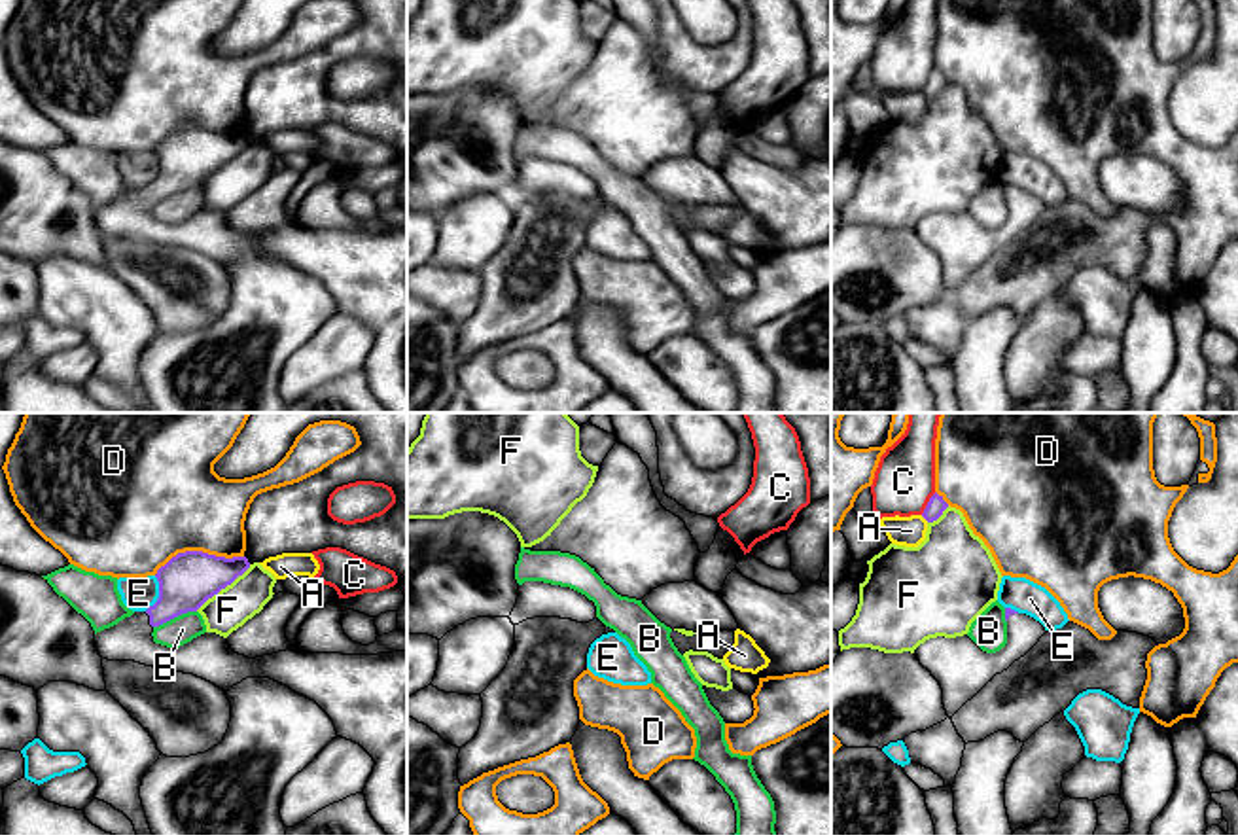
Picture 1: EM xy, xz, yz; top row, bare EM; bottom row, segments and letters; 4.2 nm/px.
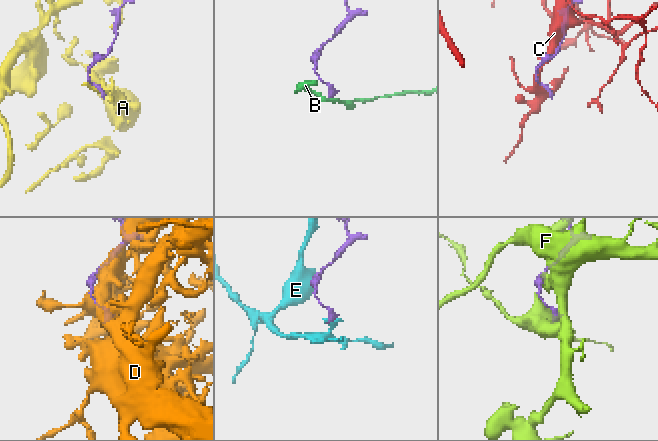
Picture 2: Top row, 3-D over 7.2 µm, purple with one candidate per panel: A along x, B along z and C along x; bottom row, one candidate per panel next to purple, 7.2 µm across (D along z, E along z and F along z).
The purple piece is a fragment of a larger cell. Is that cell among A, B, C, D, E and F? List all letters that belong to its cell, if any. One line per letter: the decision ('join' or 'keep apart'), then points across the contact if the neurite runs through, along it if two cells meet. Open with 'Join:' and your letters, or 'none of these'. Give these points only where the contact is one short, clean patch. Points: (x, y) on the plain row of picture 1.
Join: none of these
A: keep apart
B: keep apart; border xy (195, 186), (182, 188), (154, 203)
C: keep apart
D: keep apart
E: keep apart; border xy (156, 152), (158, 175), (144, 186)
F: keep apart

